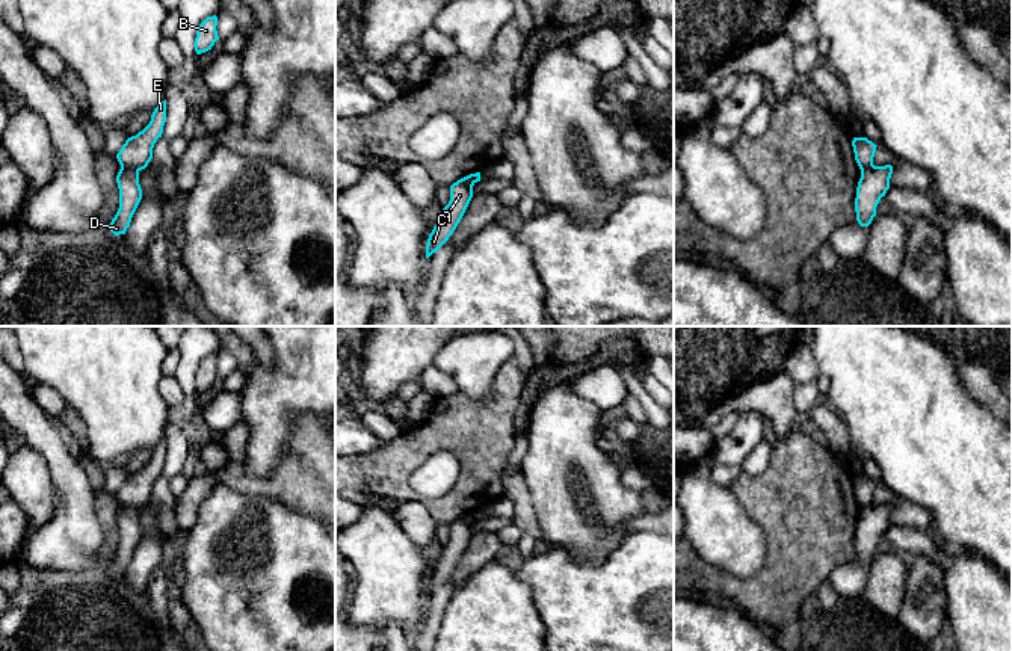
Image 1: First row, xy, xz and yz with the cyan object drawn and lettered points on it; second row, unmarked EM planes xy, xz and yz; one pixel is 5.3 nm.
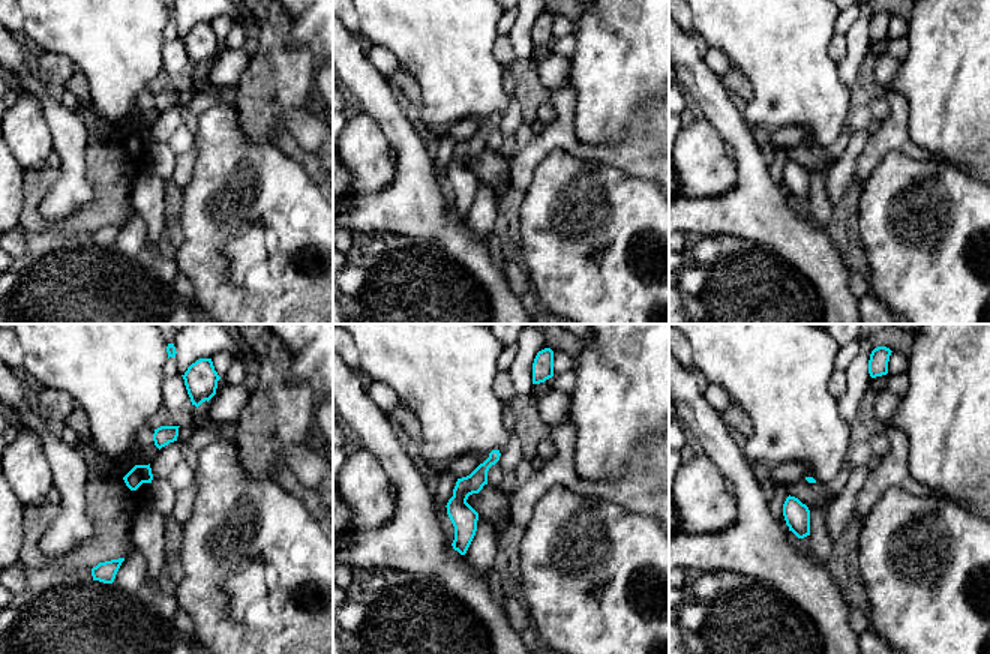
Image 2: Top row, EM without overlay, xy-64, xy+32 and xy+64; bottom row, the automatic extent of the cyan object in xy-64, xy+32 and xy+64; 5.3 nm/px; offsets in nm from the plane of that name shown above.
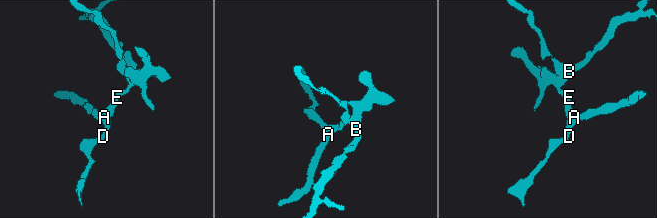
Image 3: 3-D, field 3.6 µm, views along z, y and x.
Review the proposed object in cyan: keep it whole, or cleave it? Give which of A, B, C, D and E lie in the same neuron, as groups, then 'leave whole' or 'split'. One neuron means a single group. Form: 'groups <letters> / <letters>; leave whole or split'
groups A C D / B E; split

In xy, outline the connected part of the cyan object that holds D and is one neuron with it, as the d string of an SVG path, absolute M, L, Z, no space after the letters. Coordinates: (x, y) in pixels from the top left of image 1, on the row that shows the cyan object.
M121 166L116 183L119 189L119 208L110 222L110 231L115 236L125 234L131 218L142 199L142 189L139 184L139 172Z

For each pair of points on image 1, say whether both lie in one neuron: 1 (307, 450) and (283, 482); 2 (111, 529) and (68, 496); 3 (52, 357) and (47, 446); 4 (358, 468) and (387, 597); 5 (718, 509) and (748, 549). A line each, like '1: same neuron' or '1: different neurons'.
1: same neuron
2: different neurons
3: different neurons
4: different neurons
5: same neuron

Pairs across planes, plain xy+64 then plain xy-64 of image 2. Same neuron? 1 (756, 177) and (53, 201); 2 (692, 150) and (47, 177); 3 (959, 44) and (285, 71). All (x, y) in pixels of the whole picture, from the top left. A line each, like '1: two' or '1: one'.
1: one
2: two
3: two

